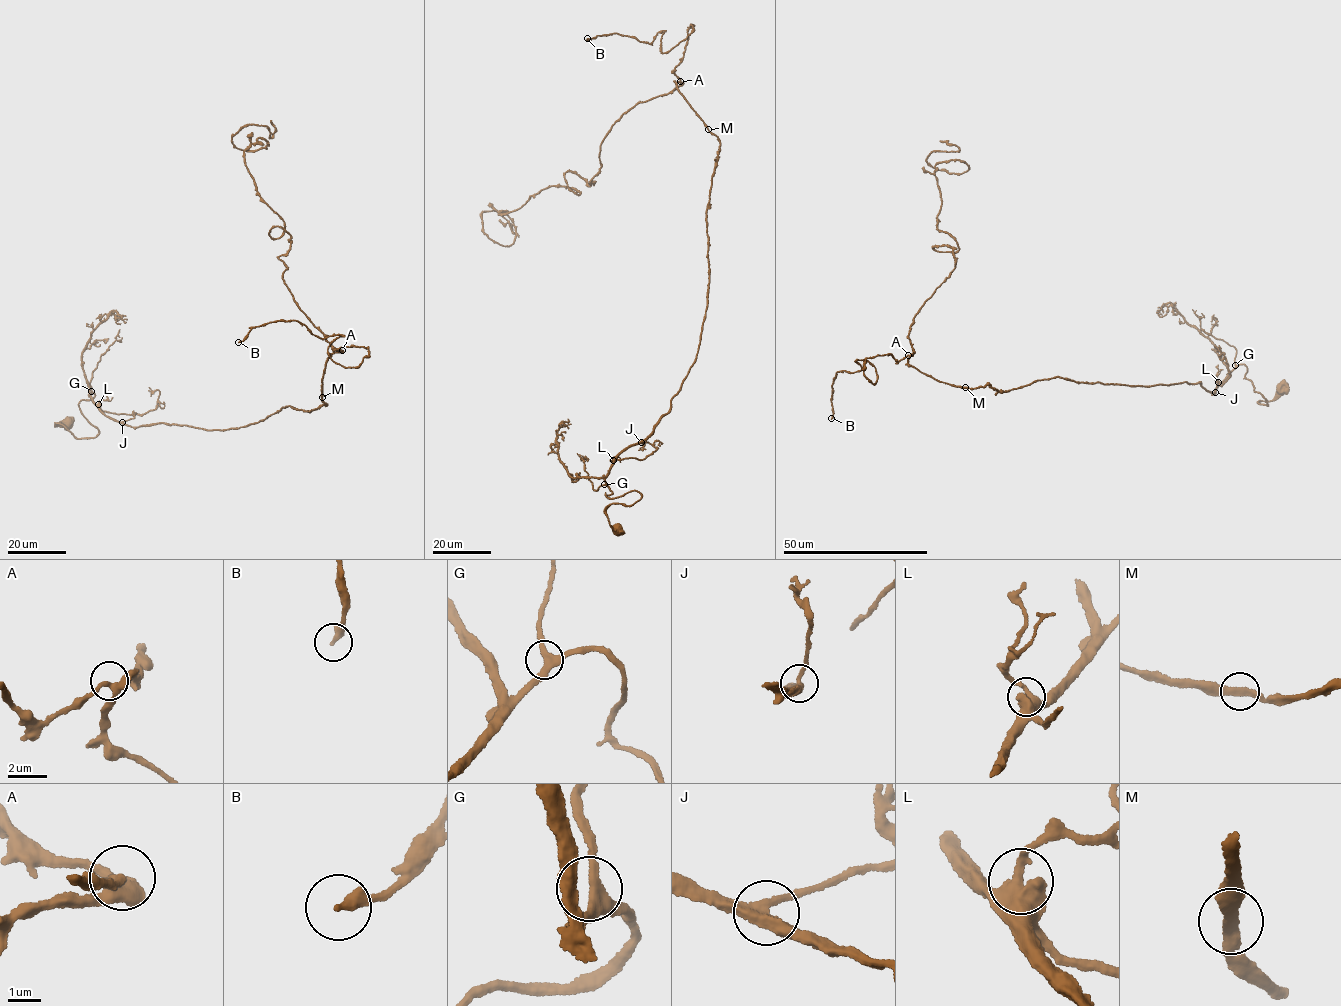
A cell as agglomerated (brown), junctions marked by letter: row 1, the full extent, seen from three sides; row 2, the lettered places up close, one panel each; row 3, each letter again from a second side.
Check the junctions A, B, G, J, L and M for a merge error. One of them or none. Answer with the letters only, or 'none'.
none

